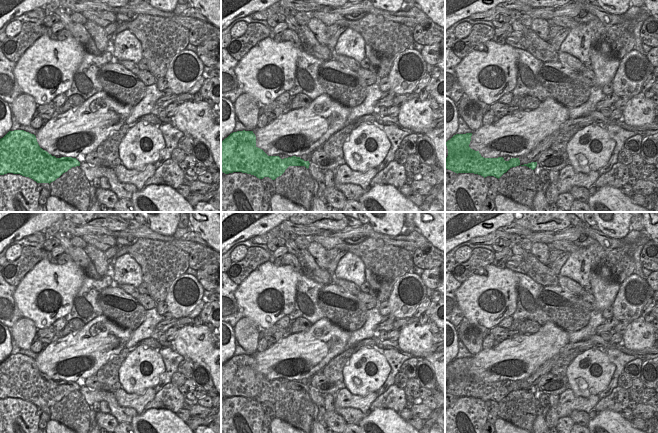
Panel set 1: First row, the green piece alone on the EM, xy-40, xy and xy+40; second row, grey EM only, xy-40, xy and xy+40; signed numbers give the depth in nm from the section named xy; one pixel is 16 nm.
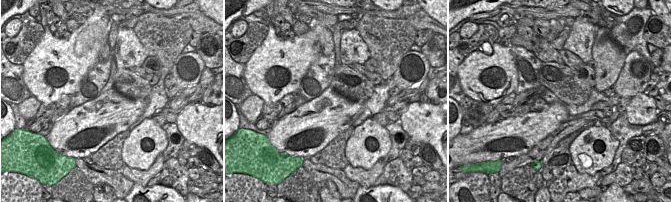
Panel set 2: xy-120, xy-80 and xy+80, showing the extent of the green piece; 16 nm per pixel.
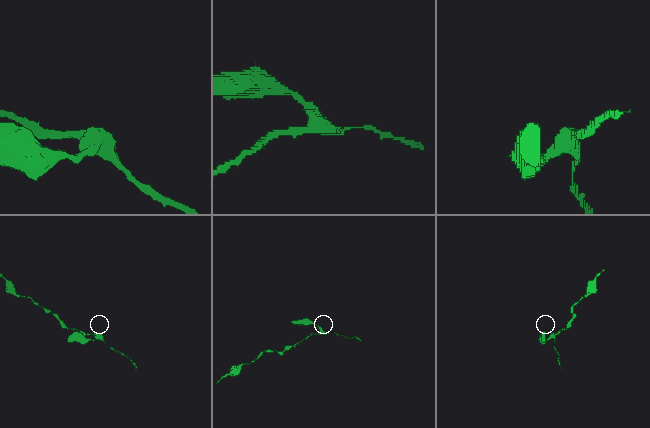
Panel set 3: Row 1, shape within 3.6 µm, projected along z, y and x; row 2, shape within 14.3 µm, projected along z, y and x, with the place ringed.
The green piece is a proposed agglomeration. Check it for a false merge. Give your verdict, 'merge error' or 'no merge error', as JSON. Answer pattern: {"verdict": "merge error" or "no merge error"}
{"verdict": "no merge error"}

